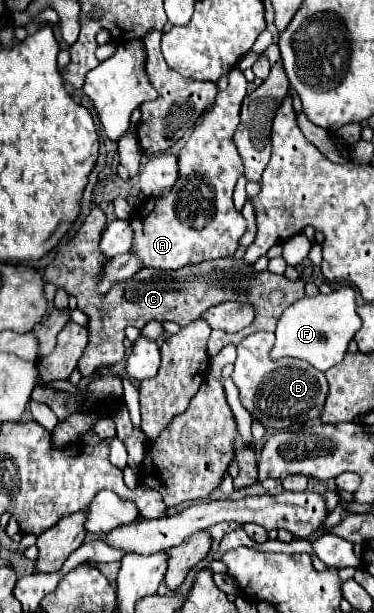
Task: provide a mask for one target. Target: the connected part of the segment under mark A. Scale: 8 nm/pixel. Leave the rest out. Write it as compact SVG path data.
M233 68L229 72L229 86L221 90L217 94L217 100L203 112L201 122L193 128L193 134L177 154L177 164L179 164L177 184L173 184L167 196L147 198L143 200L143 206L135 210L131 218L131 230L133 230L131 254L141 260L143 268L177 270L183 268L185 264L199 264L211 258L233 256L233 252L237 250L237 242L247 230L247 220L233 206L233 188L237 178L243 174L243 164L233 144L233 132L239 124L239 108L245 94L247 94L247 80L239 68Z

